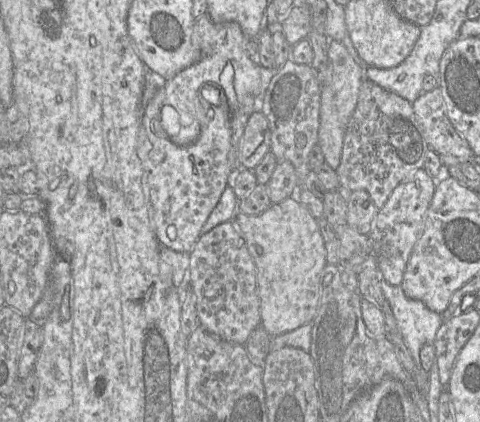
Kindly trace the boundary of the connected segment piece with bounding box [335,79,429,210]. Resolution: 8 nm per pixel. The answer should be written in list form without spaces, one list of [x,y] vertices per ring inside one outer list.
[[[364,79],[356,108],[346,128],[340,164],[335,169],[340,186],[351,191],[366,191],[379,210],[396,186],[423,168],[428,149],[411,103]]]

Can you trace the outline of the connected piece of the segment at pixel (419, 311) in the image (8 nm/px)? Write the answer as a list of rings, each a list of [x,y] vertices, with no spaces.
[[[381,279],[380,287],[389,302],[404,344],[420,366],[420,350],[425,344],[434,344],[443,322],[441,314],[429,310],[423,302],[407,297],[400,285],[393,286]]]

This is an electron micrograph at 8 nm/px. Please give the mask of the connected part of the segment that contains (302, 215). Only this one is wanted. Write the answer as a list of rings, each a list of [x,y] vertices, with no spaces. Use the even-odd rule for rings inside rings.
[[[288,197],[259,215],[237,212],[232,220],[241,232],[256,268],[261,326],[271,336],[312,322],[317,314],[326,267],[326,248],[317,219]]]

